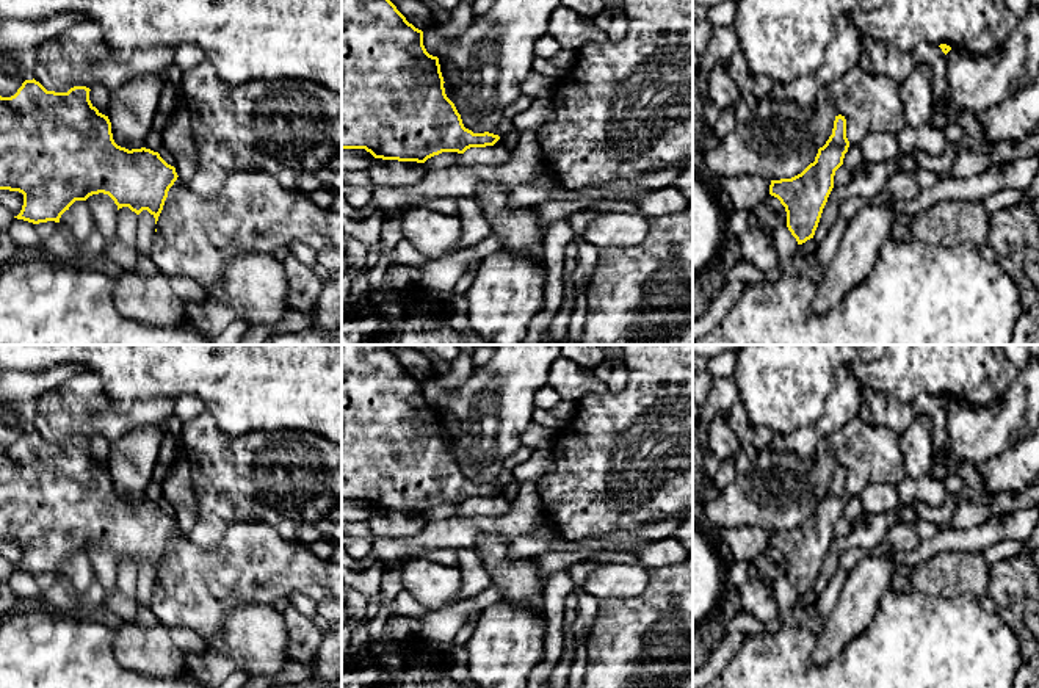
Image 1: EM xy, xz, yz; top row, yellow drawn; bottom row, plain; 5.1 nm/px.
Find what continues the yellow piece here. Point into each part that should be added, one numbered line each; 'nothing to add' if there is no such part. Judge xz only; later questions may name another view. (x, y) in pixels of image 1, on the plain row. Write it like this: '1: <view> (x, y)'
nothing to add

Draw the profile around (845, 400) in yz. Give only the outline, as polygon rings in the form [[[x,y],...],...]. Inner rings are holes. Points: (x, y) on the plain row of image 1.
[[[838,367],[834,375],[834,390],[827,398],[824,414],[815,423],[790,434],[774,434],[769,448],[774,453],[795,453],[799,459],[813,459],[816,445],[831,433],[843,428],[857,417],[862,406],[863,384],[849,371]]]

